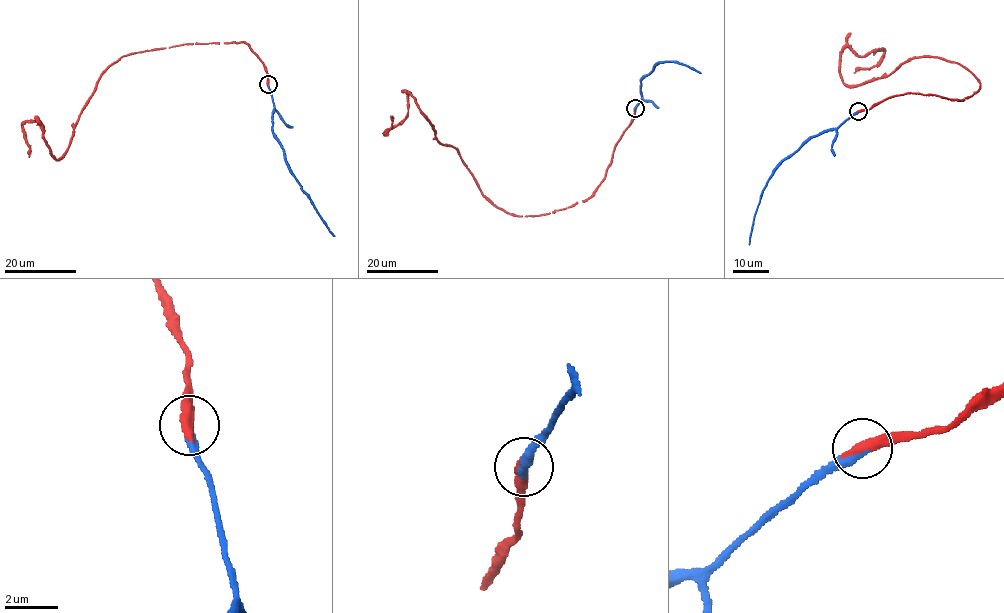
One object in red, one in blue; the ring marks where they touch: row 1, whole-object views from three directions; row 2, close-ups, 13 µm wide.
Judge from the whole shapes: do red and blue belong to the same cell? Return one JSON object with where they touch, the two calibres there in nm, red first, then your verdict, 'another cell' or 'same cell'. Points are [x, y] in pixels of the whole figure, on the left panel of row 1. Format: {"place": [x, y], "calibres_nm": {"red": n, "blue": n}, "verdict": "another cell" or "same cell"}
{"place": [268, 84], "calibres_nm": {"red": 440, "blue": 360}, "verdict": "same cell"}

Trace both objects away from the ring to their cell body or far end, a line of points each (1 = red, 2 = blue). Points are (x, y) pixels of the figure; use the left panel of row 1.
1: (268, 84), (244, 41), (124, 56), (103, 72), (61, 158), (40, 122), (22, 124), (29, 157)
2: (268, 84), (274, 108), (272, 131), (283, 149), (286, 163), (335, 236)

